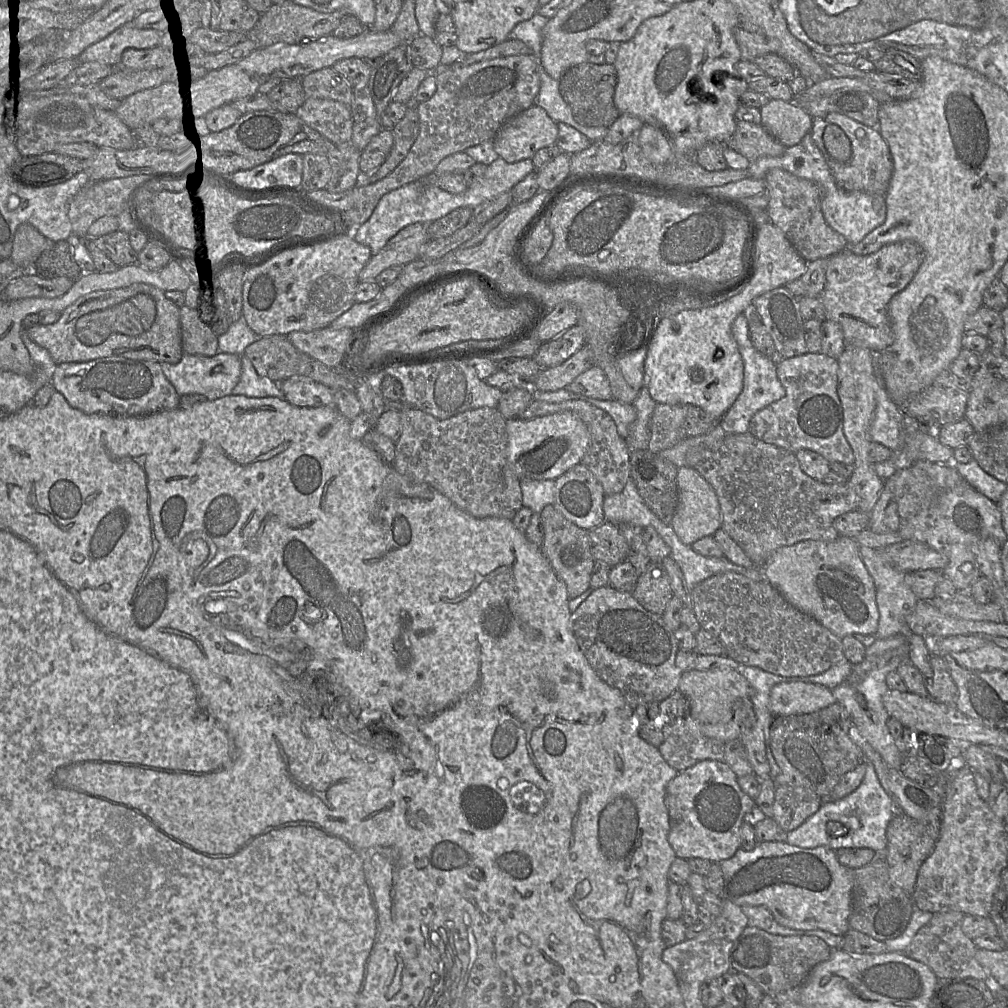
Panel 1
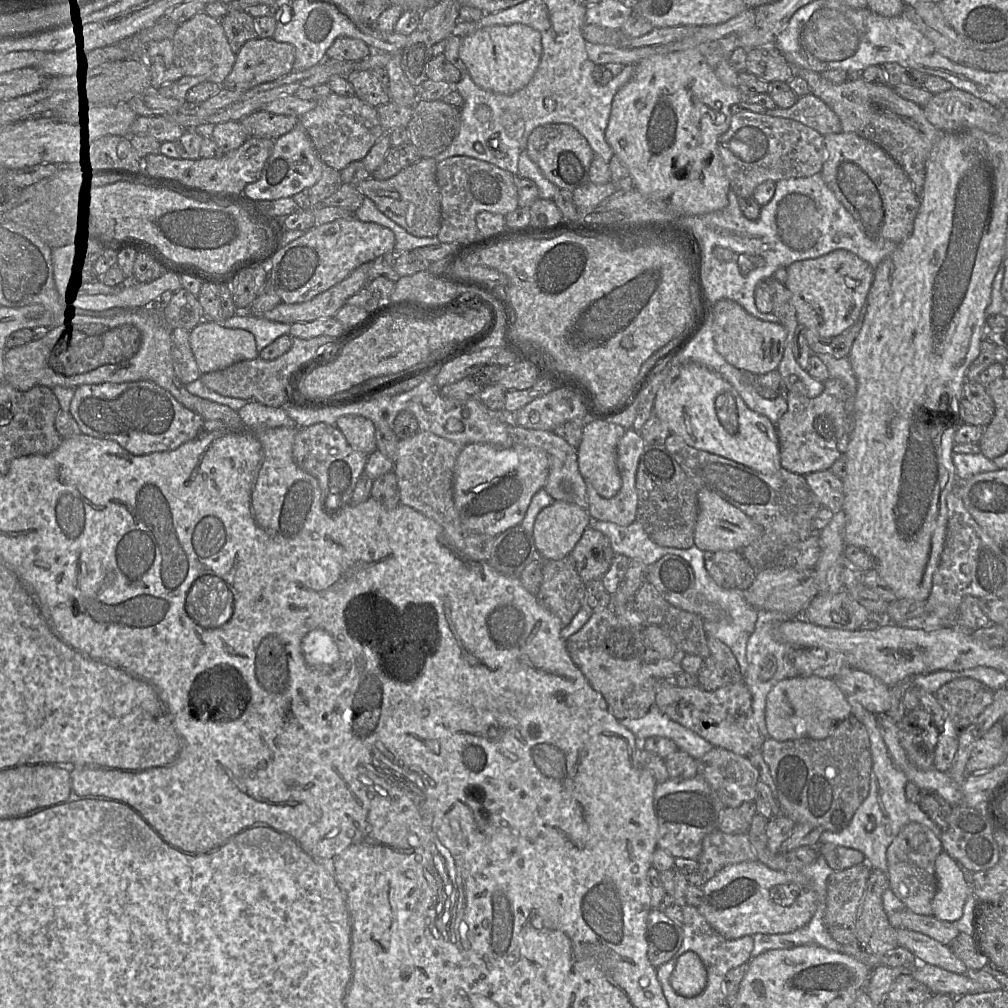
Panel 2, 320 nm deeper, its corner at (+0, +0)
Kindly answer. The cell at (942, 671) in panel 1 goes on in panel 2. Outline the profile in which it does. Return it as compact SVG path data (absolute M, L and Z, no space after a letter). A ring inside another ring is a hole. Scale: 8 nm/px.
M956 678L942 685L936 695L955 731L970 725L993 702L994 691L972 678Z

